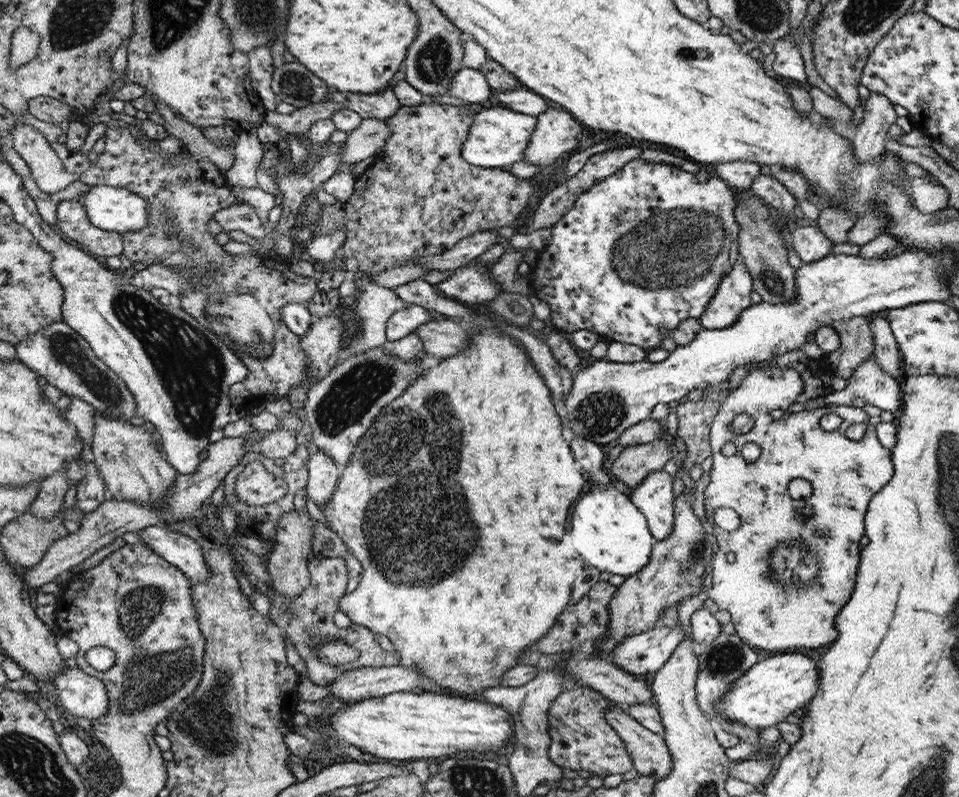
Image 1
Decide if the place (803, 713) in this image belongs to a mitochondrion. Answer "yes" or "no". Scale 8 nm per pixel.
no

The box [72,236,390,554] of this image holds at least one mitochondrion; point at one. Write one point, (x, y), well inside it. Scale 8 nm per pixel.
(189, 363)

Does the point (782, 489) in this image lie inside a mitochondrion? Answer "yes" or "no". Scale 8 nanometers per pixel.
no

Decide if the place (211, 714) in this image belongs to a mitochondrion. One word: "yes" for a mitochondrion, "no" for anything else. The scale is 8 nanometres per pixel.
yes

